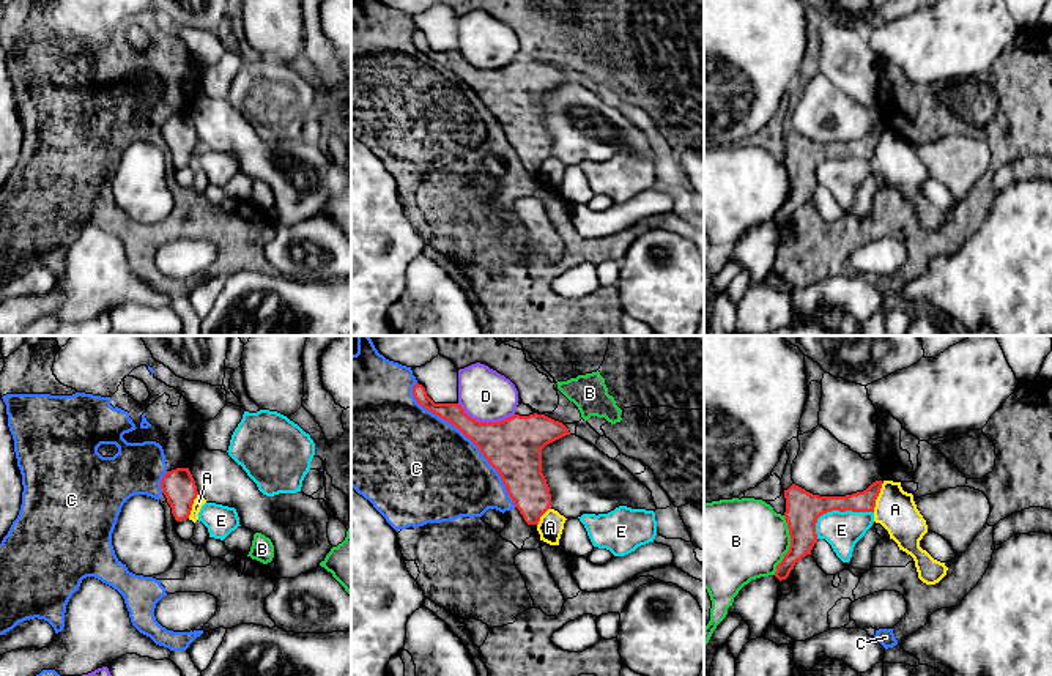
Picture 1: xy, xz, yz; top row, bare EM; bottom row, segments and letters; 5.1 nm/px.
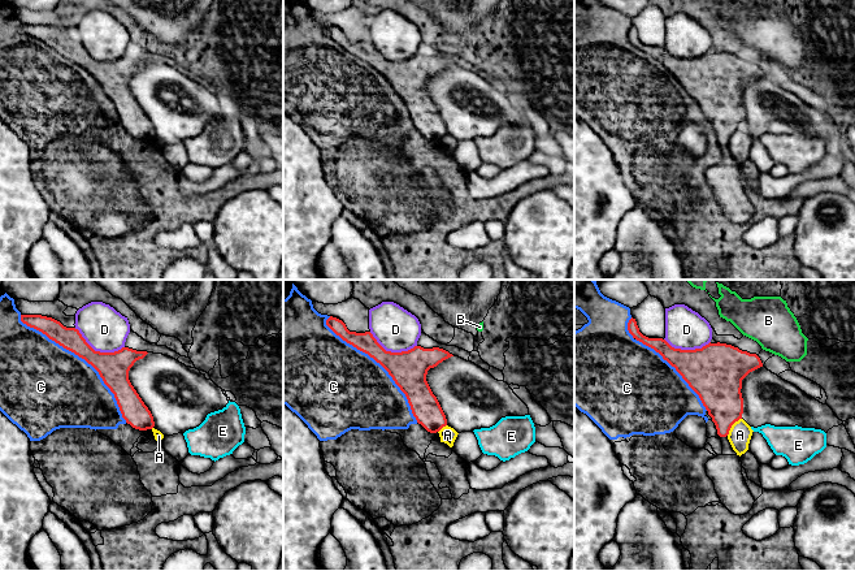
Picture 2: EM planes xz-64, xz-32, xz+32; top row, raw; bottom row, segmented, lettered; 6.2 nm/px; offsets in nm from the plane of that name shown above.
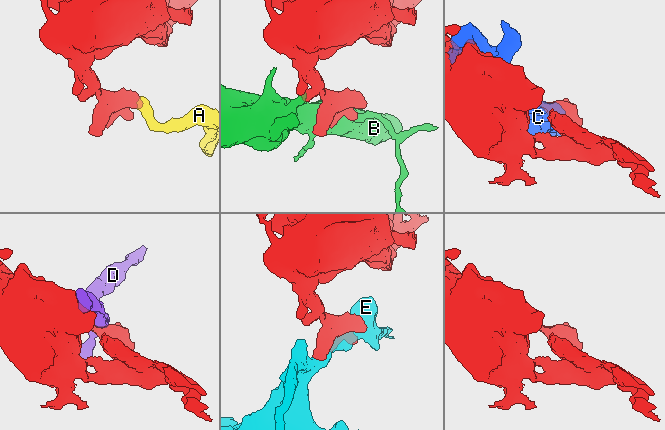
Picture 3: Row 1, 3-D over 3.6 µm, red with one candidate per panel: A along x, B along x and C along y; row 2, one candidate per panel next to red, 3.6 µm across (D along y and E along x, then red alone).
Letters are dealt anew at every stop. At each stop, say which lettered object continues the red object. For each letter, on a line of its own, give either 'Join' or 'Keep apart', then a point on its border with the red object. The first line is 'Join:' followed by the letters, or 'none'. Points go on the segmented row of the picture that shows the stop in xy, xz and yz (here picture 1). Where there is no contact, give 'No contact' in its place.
Join: none
A: Keep apart. Touches red at yz (877, 495)
B: Keep apart. Touches red at yz (791, 546)
C: Keep apart. Touches red at xz (466, 437)
D: Keep apart. Touches red at xz (485, 423)
E: Keep apart. Touches red at yz (835, 509)

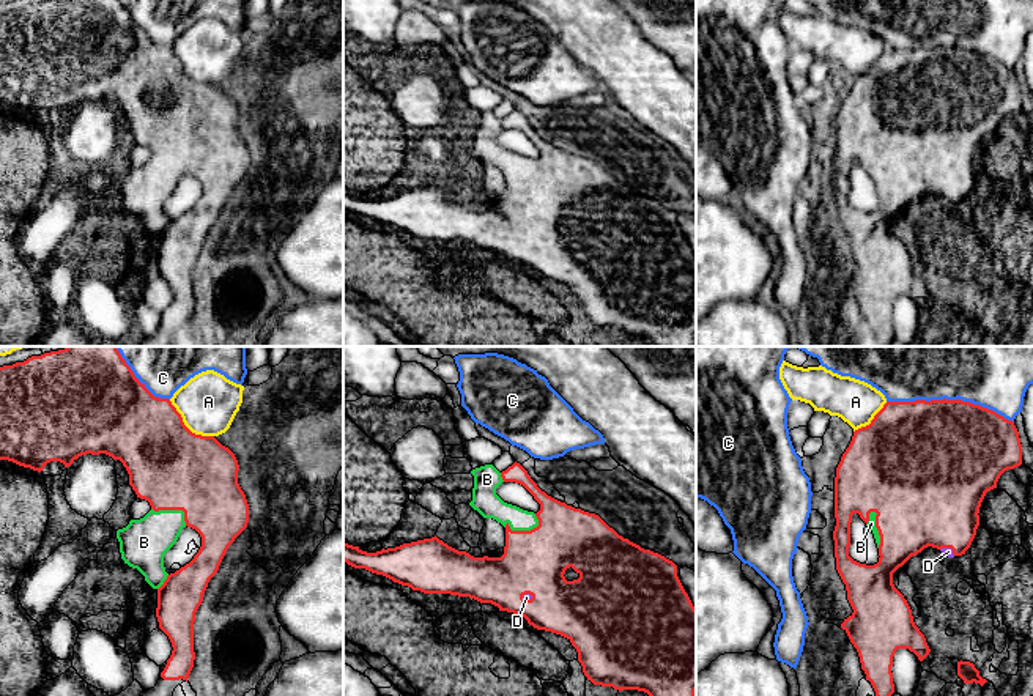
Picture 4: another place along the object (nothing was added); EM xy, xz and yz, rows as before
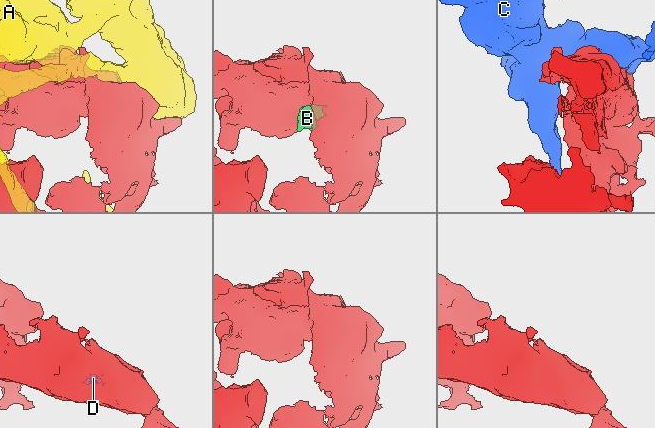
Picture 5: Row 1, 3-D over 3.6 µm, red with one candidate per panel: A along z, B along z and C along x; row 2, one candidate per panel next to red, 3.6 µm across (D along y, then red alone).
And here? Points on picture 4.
Join: B, D
A: Keep apart. Touches red at xy (186, 427)
B: Join. Touches red at yz (876, 526)
C: Keep apart. Touches red at yz (950, 400)
D: Join. Touches red at xz (528, 592)

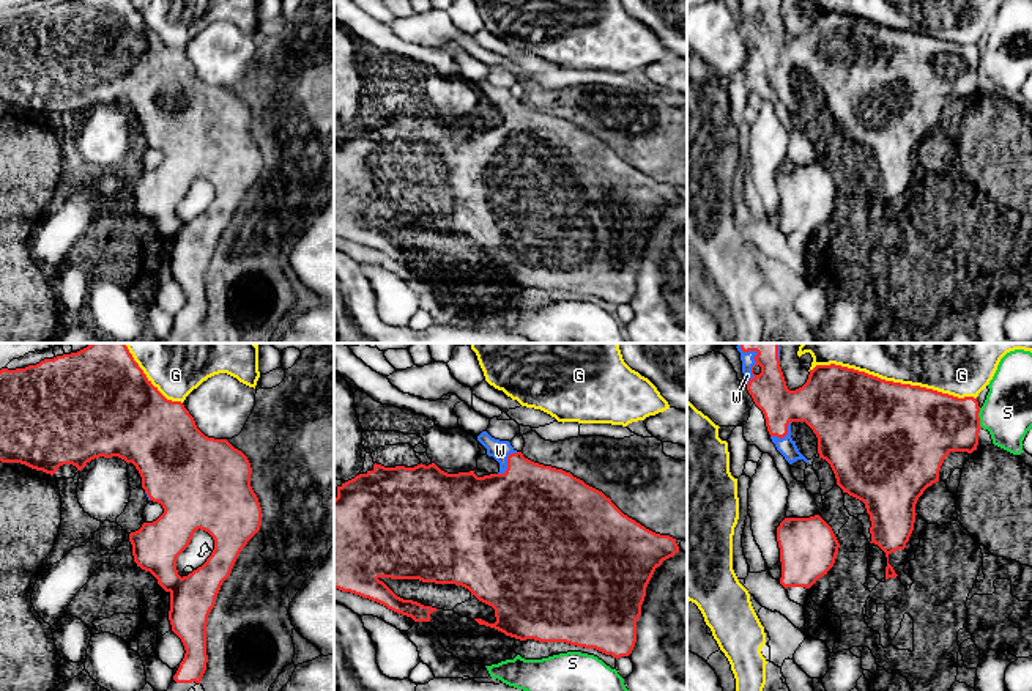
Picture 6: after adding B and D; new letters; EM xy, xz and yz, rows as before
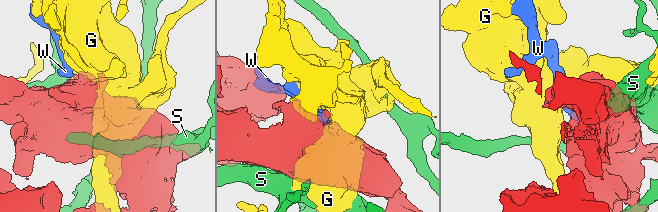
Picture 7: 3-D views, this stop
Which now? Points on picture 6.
Join: W
G: Keep apart. Touches red at yz (892, 381)
S: Keep apart. Touches red at yz (979, 417)
W: Join. Touches red at xz (508, 463)

